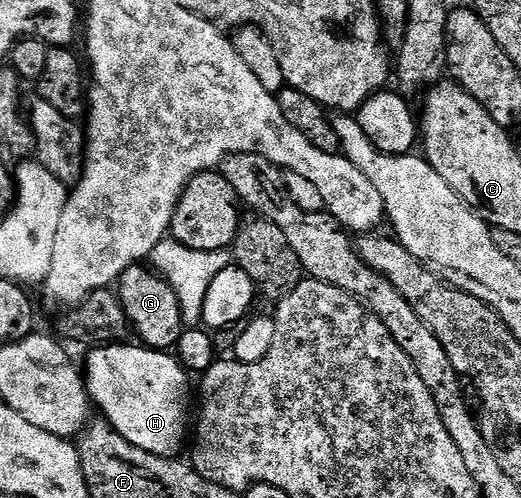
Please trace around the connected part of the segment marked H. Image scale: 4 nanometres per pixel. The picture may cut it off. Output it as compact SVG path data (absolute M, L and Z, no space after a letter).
M100 345L88 355L88 375L86 371L86 392L89 400L105 415L107 426L121 435L132 447L145 451L147 455L172 457L180 446L185 446L184 414L188 411L188 379L185 371L171 354L154 351L143 345Z

